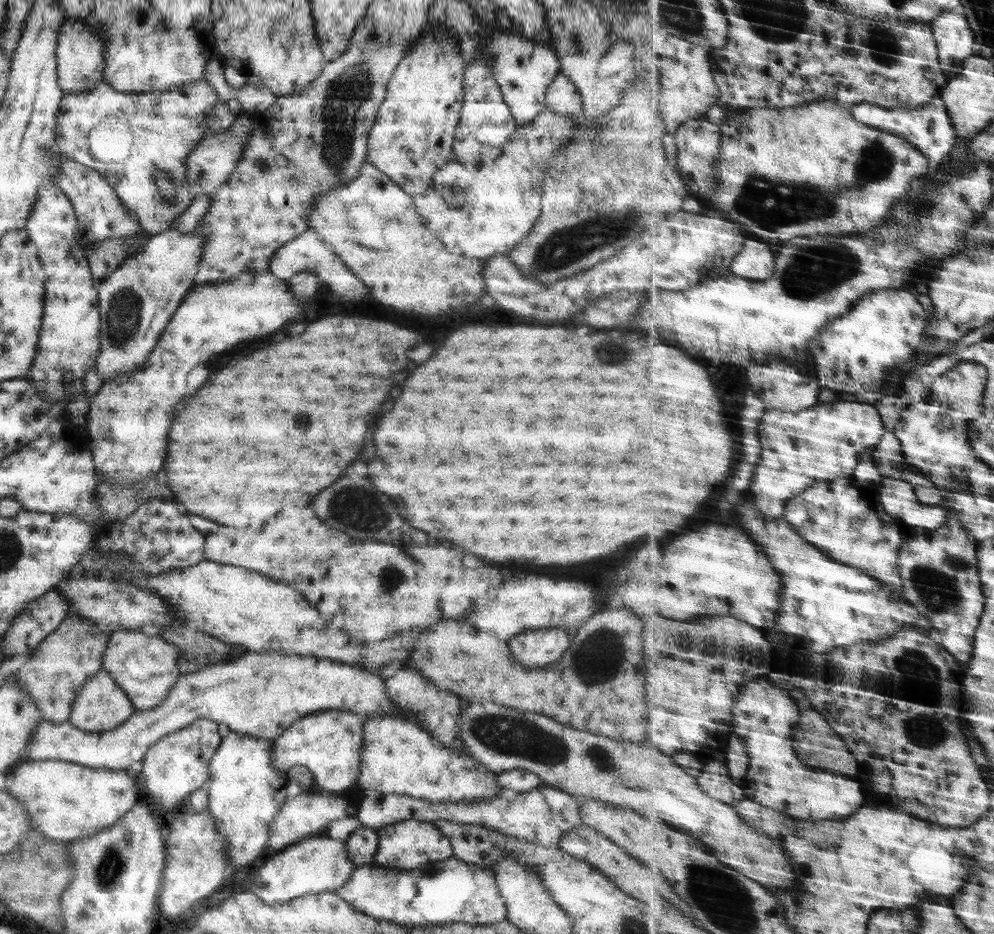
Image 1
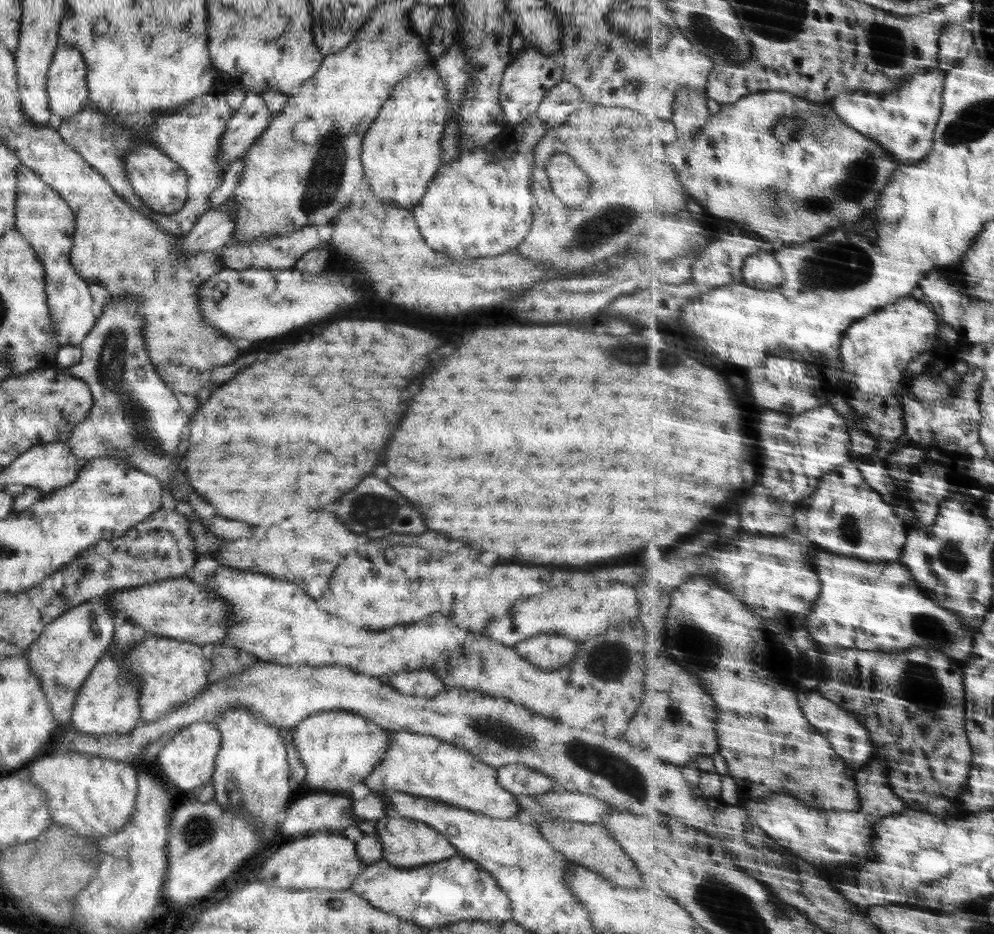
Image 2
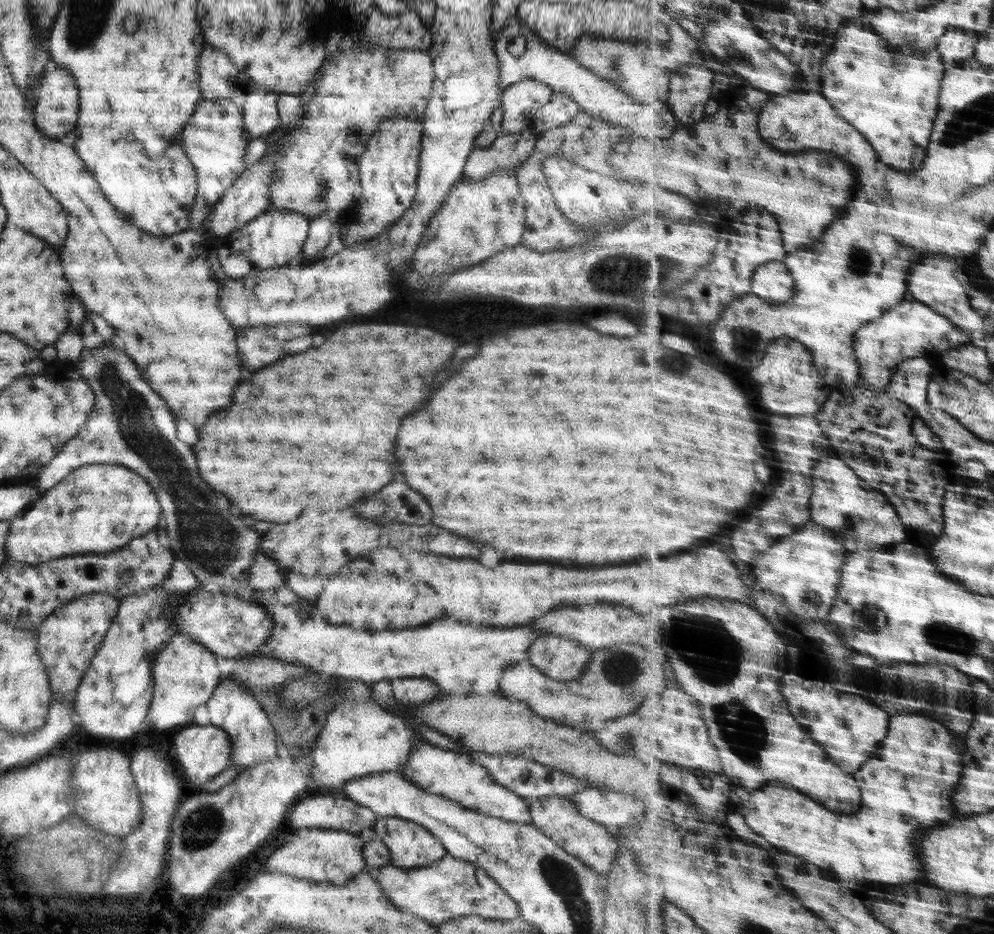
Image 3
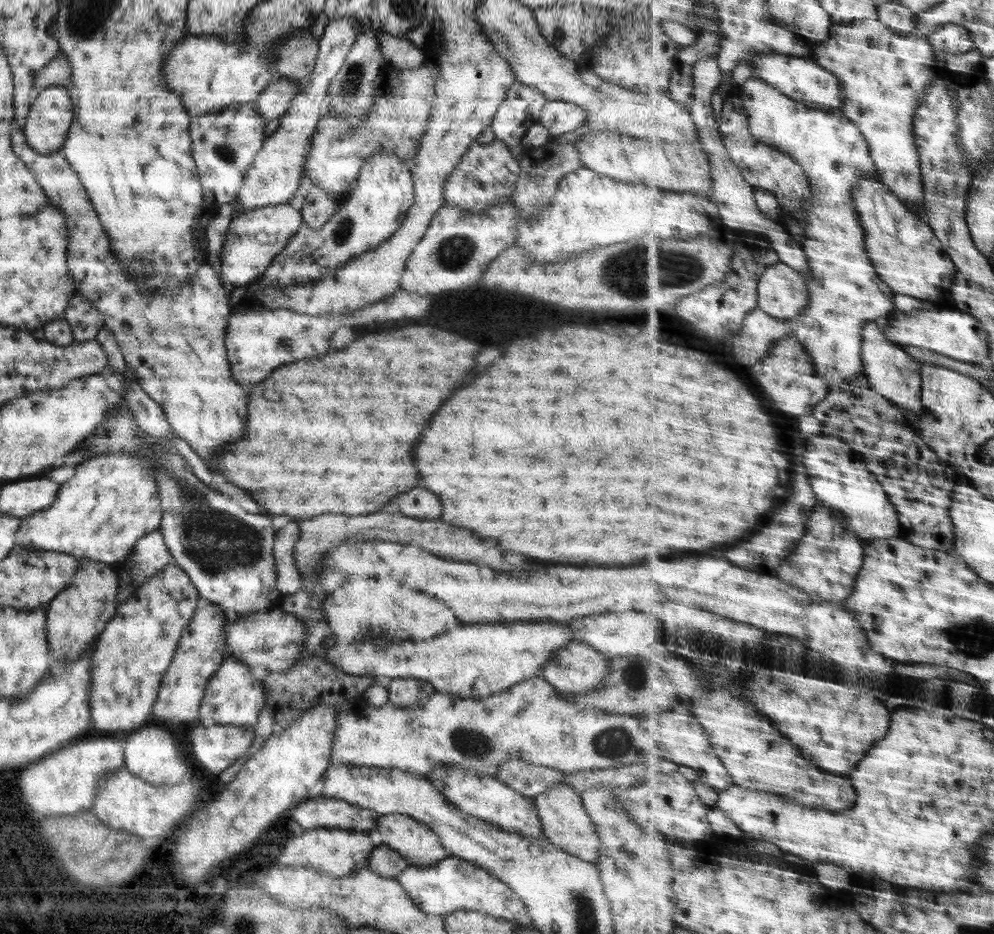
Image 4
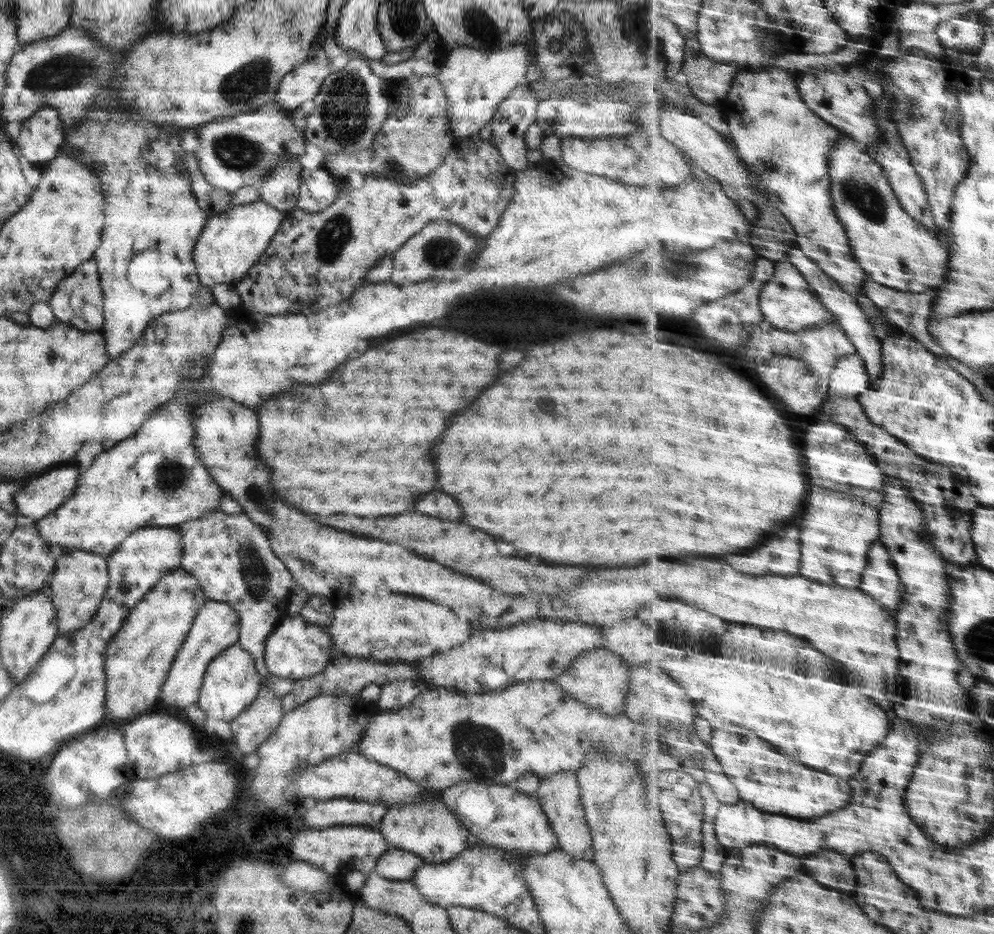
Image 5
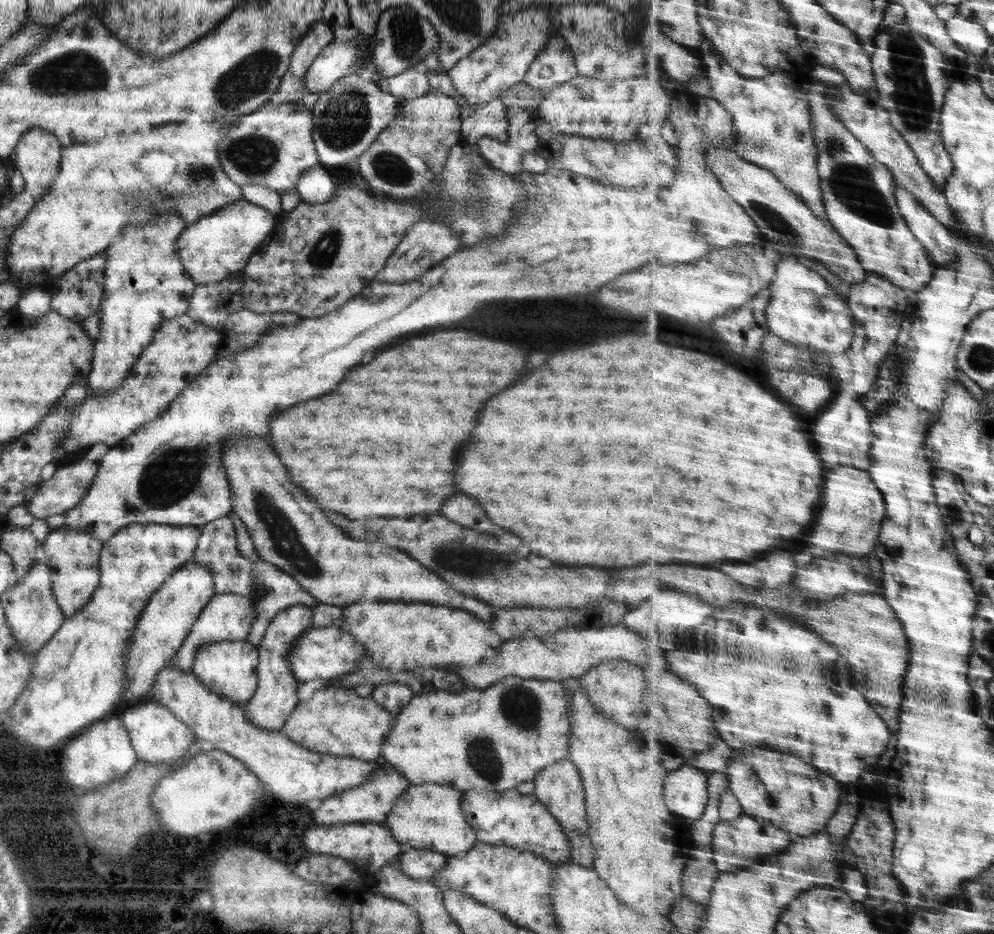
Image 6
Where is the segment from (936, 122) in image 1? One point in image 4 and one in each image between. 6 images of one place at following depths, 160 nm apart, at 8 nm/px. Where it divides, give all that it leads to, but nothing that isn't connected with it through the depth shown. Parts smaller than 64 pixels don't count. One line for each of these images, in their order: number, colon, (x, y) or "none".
2: (904, 121)
3: (893, 99)
4: (884, 74)

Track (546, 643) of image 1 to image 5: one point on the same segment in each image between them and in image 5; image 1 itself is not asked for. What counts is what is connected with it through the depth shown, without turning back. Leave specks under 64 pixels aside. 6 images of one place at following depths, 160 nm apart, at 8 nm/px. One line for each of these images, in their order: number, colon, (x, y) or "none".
2: (547, 652)
3: (561, 659)
4: (576, 668)
5: (598, 678)

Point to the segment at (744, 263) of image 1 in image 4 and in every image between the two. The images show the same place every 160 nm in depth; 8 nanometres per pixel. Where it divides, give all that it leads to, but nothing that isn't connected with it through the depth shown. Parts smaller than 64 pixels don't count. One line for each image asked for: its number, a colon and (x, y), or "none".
2: (762, 272)
3: (773, 282)
4: (782, 293)

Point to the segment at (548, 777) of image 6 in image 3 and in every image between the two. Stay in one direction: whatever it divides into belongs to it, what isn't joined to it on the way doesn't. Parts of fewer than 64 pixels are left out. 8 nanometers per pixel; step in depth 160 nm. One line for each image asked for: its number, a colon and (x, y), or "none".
3: (590, 843)
4: (564, 823)
5: (558, 796)

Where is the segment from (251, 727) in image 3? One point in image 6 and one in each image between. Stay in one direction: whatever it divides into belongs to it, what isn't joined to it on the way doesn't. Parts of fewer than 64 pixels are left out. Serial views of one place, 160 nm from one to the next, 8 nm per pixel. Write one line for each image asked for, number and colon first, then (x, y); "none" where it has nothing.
4: (232, 697)
5: (230, 682)
6: (229, 669)

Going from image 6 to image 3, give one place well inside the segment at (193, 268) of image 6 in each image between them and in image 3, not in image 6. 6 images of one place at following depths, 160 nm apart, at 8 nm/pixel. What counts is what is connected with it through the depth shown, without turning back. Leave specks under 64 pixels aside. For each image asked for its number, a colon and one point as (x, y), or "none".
3: (273, 238)
4: (253, 237)
5: (230, 243)

